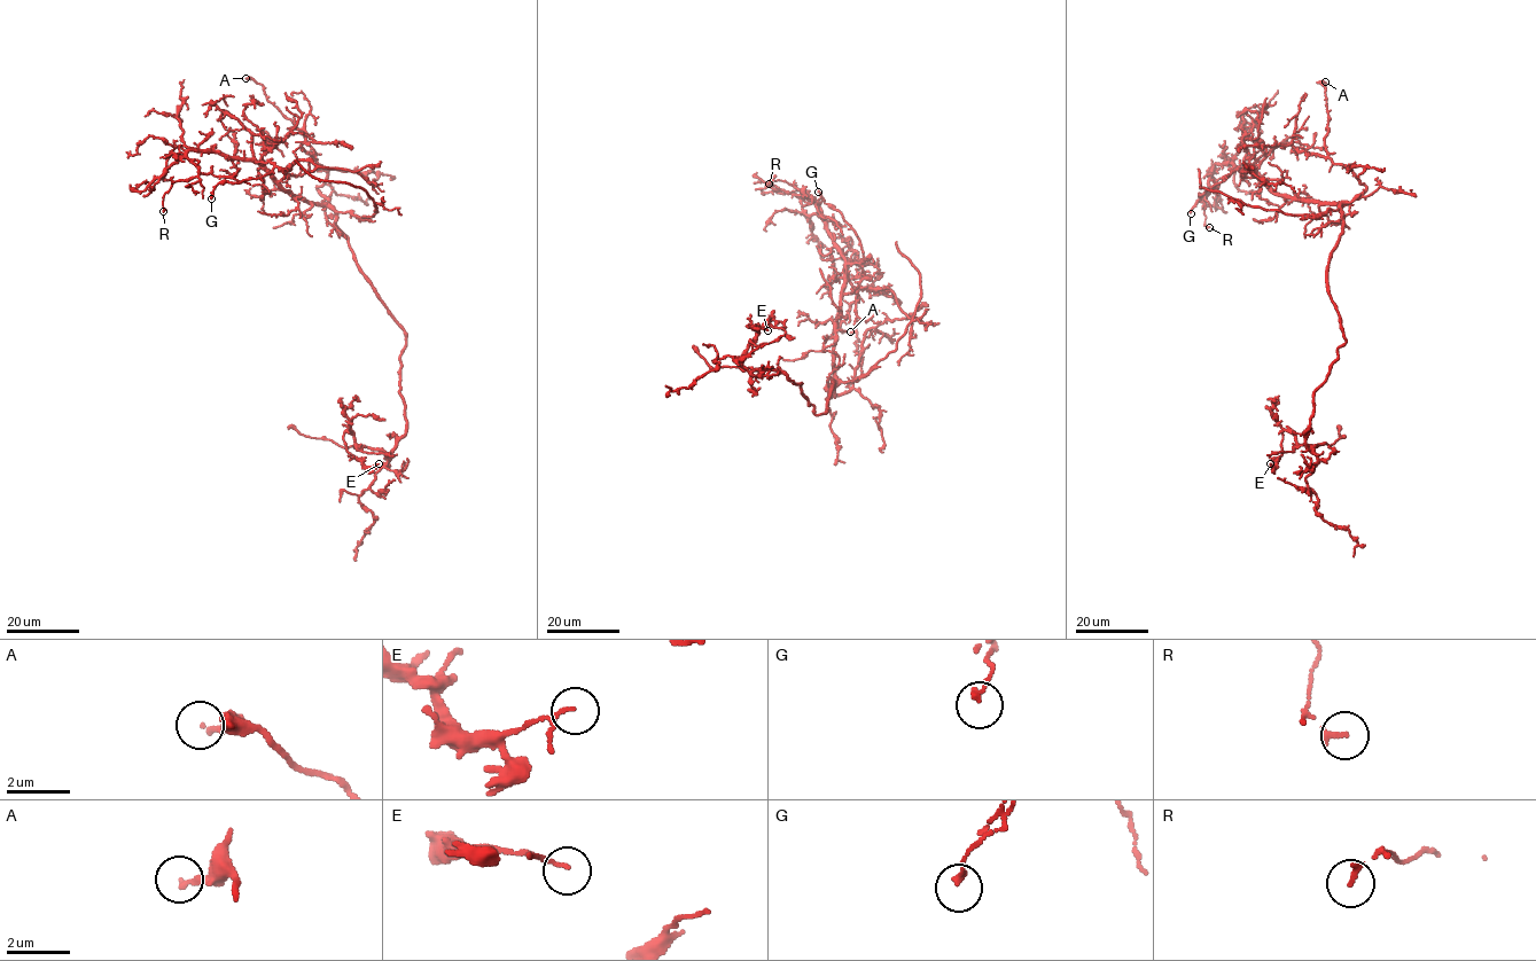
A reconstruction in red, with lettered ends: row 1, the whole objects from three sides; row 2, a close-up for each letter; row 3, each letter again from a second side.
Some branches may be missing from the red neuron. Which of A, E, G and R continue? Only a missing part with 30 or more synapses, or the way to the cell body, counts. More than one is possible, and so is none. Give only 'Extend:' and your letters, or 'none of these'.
Extend: none of these

